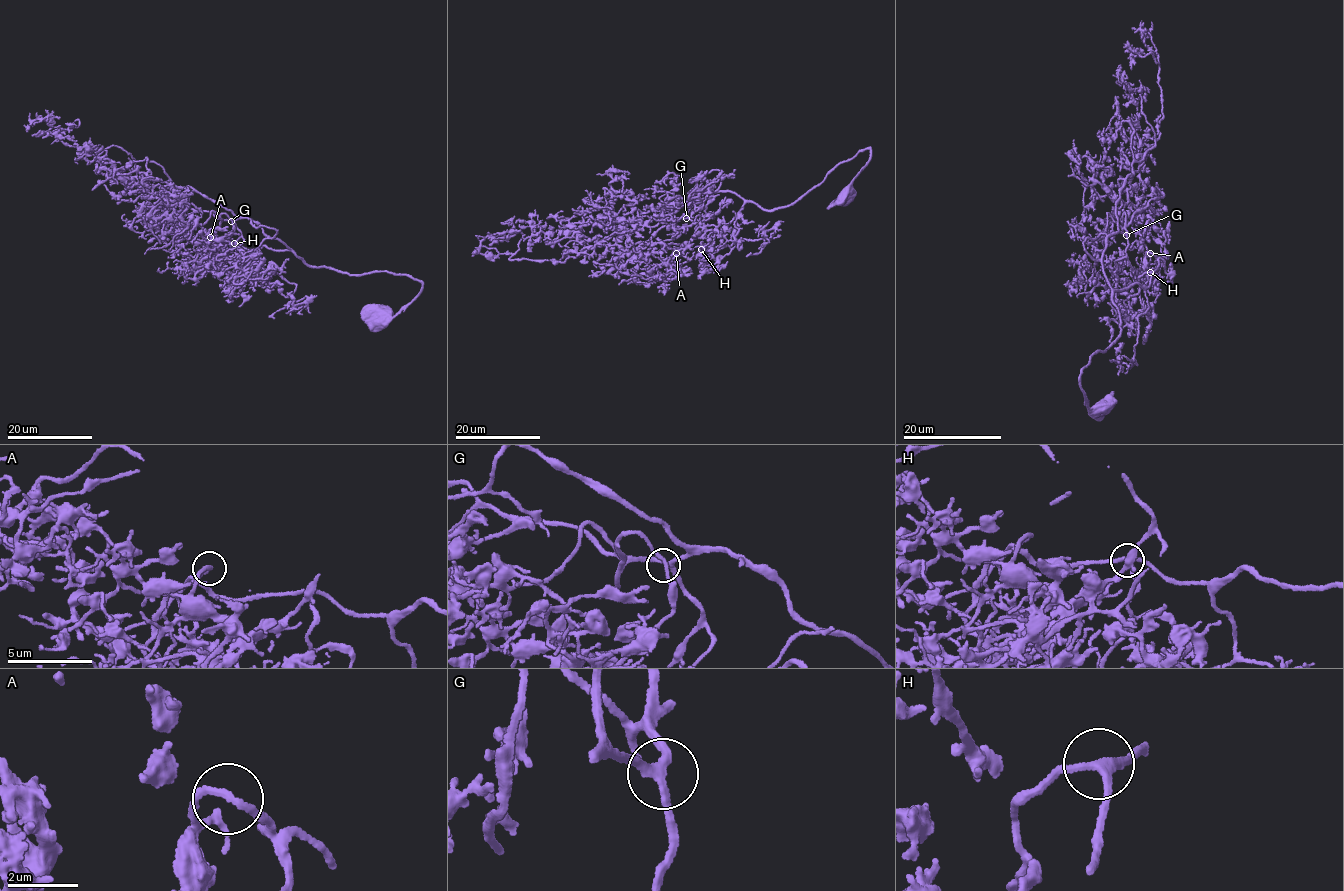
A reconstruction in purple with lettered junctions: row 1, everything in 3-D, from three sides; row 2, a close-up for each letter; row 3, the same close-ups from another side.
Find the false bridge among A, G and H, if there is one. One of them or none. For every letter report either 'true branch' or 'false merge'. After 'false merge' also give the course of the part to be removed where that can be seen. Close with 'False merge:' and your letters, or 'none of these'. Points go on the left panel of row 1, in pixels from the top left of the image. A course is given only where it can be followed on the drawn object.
A: true branch
G: true branch
H: true branch
False merge: none of these

